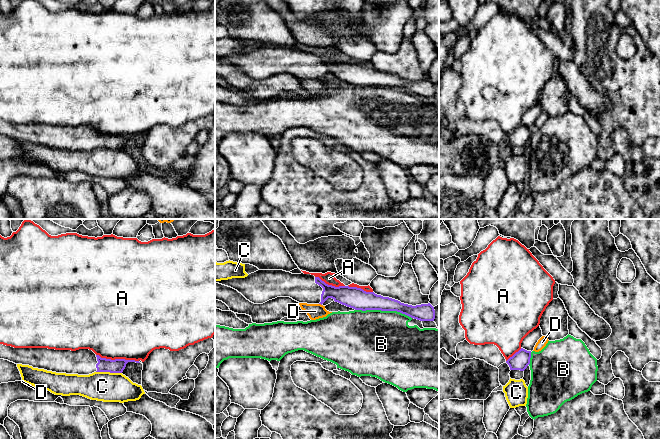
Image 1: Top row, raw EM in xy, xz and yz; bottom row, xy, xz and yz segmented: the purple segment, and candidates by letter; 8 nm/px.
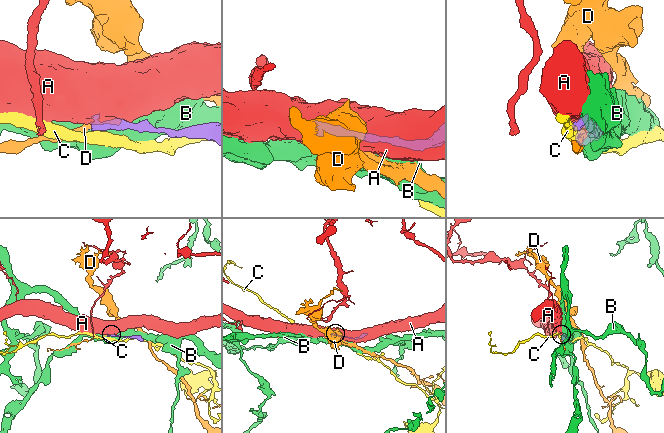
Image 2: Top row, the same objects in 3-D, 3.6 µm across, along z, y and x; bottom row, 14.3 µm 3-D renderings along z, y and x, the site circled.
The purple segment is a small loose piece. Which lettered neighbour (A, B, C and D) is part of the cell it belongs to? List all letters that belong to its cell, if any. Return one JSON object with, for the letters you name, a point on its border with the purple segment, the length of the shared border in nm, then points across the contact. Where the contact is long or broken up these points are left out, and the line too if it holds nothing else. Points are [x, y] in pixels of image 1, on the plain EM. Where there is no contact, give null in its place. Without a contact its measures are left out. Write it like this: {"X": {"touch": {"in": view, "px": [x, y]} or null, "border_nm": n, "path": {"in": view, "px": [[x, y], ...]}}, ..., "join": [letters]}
{"join": []}

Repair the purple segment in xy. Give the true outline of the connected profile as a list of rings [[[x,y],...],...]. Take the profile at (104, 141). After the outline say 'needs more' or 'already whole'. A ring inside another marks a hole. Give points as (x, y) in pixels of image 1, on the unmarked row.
[[[0,120],[0,135],[56,149],[78,151],[122,149],[128,138],[140,139],[135,136],[101,134],[89,125],[14,124],[3,120]]] | needs more

